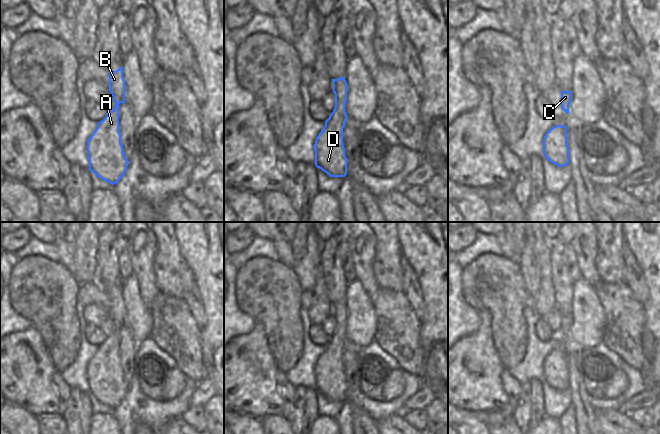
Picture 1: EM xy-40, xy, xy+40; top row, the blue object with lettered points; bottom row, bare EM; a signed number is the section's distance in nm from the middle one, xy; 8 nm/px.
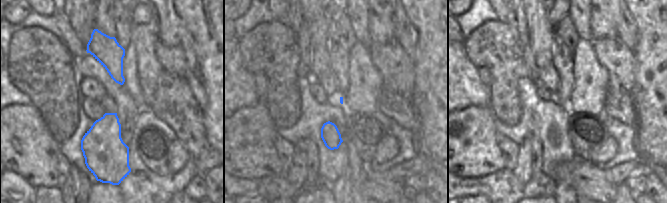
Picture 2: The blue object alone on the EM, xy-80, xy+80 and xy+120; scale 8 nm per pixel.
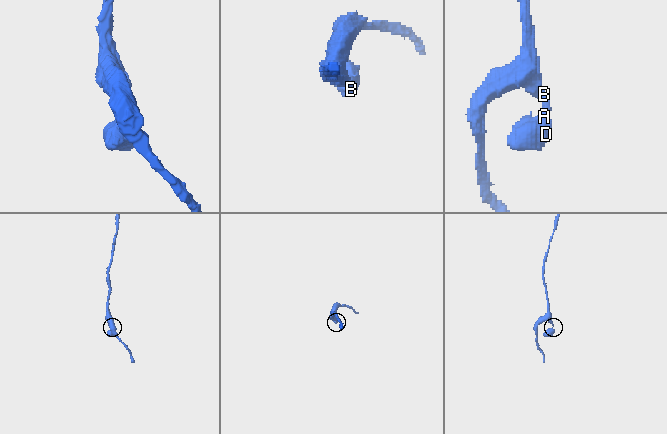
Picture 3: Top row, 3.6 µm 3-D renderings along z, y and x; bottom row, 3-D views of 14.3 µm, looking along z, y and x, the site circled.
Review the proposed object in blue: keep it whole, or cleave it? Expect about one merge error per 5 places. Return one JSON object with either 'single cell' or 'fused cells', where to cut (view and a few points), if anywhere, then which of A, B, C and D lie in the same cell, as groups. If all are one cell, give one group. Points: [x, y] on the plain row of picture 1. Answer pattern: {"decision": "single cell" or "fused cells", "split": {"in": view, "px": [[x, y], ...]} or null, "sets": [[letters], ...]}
{"decision": "single cell", "split": null, "sets": [["A", "B", "C", "D"]]}

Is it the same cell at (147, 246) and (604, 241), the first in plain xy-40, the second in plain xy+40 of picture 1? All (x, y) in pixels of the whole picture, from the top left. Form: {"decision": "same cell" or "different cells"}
{"decision": "different cells"}

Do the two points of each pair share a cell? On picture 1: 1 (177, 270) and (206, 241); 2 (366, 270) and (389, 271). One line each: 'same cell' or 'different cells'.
1: different cells
2: different cells

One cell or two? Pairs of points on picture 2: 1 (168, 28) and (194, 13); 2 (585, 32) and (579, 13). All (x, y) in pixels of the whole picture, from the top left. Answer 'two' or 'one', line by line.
1: two
2: one

